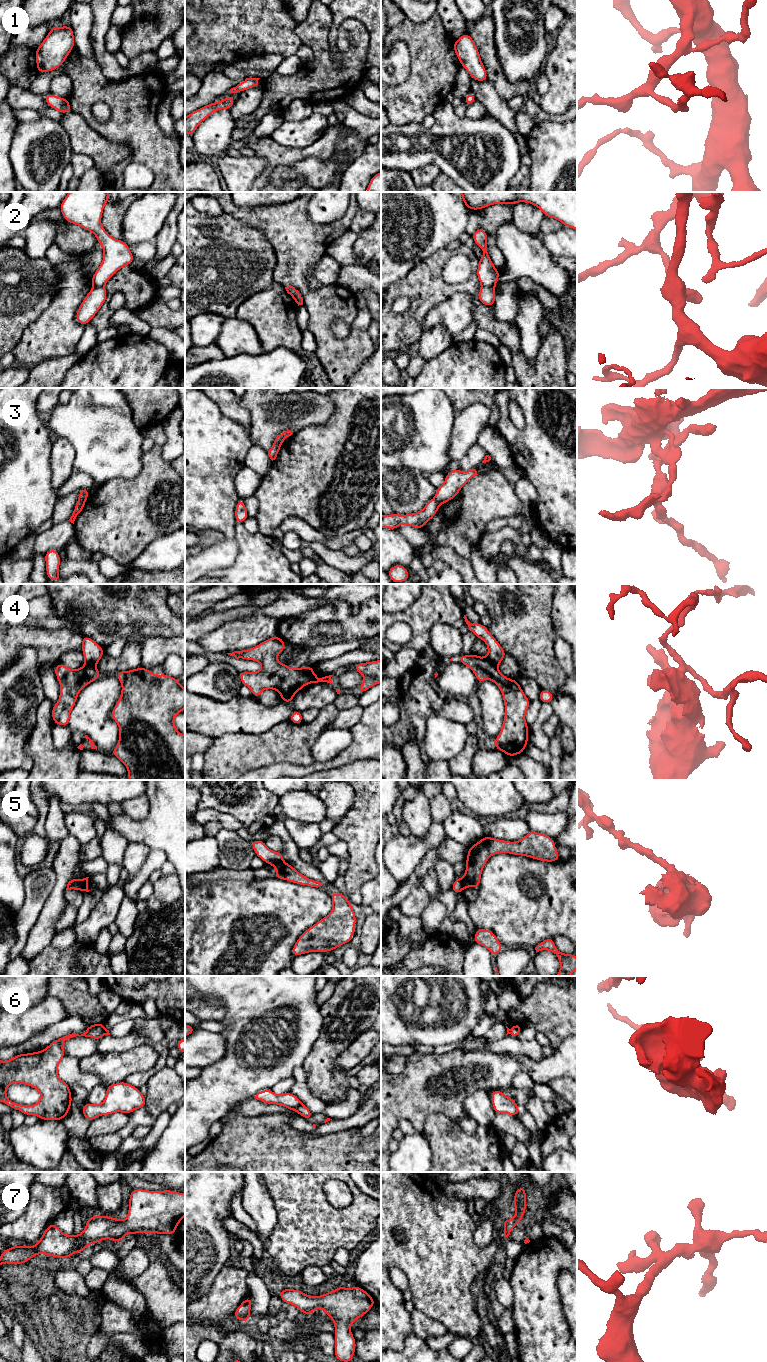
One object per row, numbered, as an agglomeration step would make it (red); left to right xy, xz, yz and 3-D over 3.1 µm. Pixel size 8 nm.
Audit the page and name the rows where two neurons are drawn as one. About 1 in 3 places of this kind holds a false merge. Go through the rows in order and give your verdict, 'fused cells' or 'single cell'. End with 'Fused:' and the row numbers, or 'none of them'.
1: single cell
2: fused cells
3: fused cells
4: fused cells
5: fused cells
6: fused cells
7: single cell
Fused: 2, 3, 4, 5, 6

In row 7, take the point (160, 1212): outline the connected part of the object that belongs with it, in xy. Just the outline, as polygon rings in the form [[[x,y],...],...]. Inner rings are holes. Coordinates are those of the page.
[[[132,1189],[128,1214],[124,1221],[104,1215],[92,1215],[79,1235],[66,1235],[52,1222],[36,1245],[24,1247],[13,1244],[10,1249],[0,1253],[0,1267],[3,1263],[24,1264],[38,1254],[67,1260],[76,1252],[83,1253],[89,1244],[96,1244],[104,1239],[111,1239],[116,1244],[128,1233],[174,1235],[184,1216],[185,1193],[169,1189]]]

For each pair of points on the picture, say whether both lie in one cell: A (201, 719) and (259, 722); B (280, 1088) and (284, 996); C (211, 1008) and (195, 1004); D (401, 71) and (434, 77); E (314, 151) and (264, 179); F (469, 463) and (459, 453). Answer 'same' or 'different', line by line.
A: same
B: different
C: same
D: different
E: same
F: different

